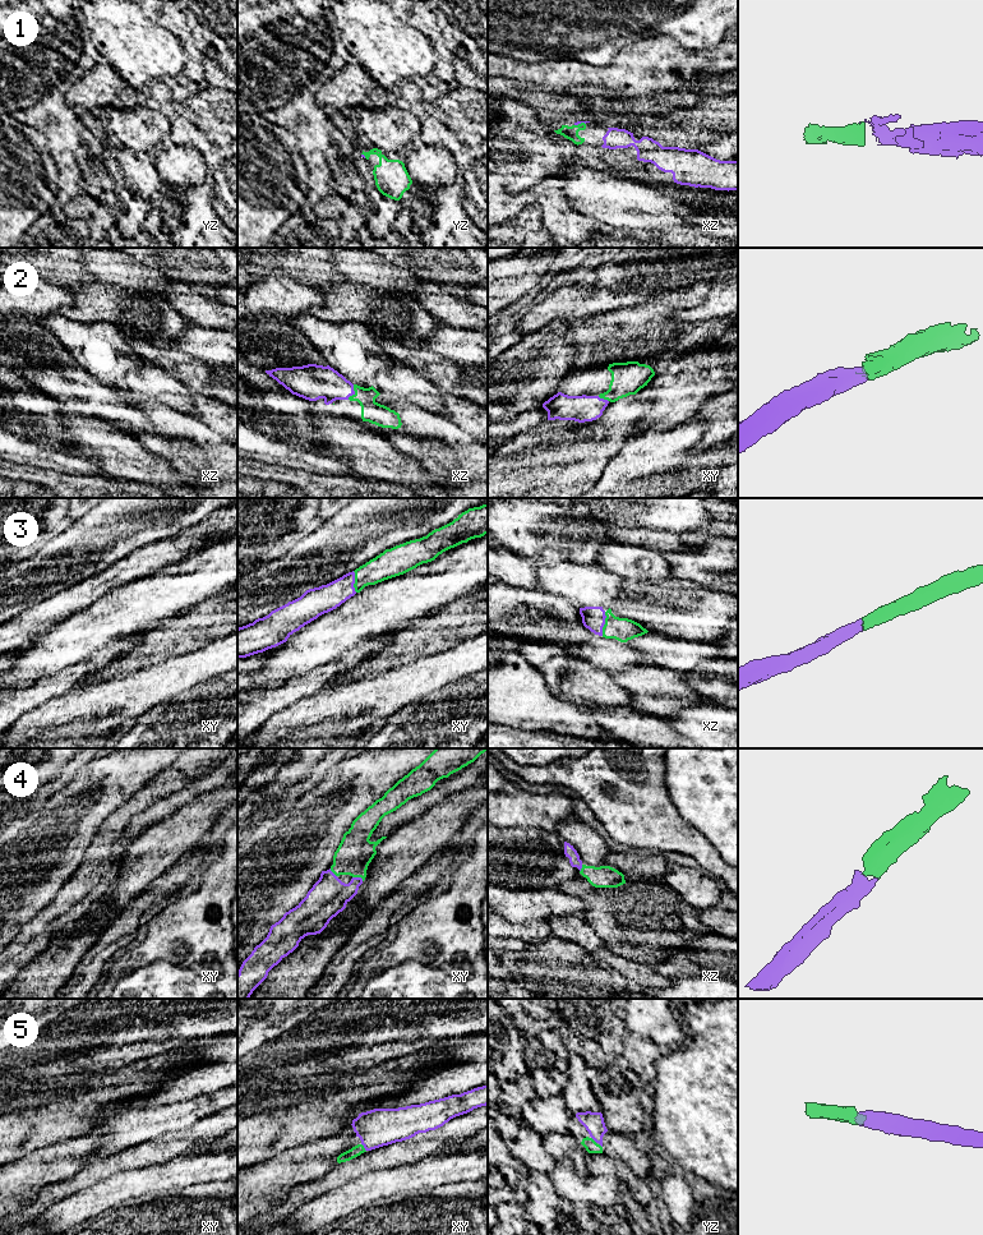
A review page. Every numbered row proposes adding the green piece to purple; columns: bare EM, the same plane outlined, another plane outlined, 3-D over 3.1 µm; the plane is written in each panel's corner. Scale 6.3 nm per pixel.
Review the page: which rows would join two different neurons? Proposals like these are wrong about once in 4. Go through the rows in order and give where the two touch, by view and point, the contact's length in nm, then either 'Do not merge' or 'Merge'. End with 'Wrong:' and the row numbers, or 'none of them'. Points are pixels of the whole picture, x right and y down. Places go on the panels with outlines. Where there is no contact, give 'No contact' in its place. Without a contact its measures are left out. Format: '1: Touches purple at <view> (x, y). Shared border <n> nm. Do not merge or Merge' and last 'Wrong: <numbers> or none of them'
1: Touches purple at xz (580, 123). Shared border 70 nm. Merge
2: Touches purple at xz (354, 392). Shared border 100 nm. Merge
3: Touches purple at xz (604, 623). Shared border 150 nm. Merge
4: Touches purple at xy (358, 878). Shared border 80 nm. Merge
5: Touches purple at xy (364, 1147). Shared border 60 nm. Merge
Wrong: none of them

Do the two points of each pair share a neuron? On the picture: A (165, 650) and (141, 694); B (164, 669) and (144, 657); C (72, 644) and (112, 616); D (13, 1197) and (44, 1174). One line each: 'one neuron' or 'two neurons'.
A: two neurons
B: two neurons
C: one neuron
D: one neuron

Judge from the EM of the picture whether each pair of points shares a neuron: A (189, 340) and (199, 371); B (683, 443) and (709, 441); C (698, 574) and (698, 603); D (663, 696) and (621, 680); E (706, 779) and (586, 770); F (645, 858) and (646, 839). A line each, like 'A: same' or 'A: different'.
A: different
B: different
C: different
D: same
E: different
F: different

